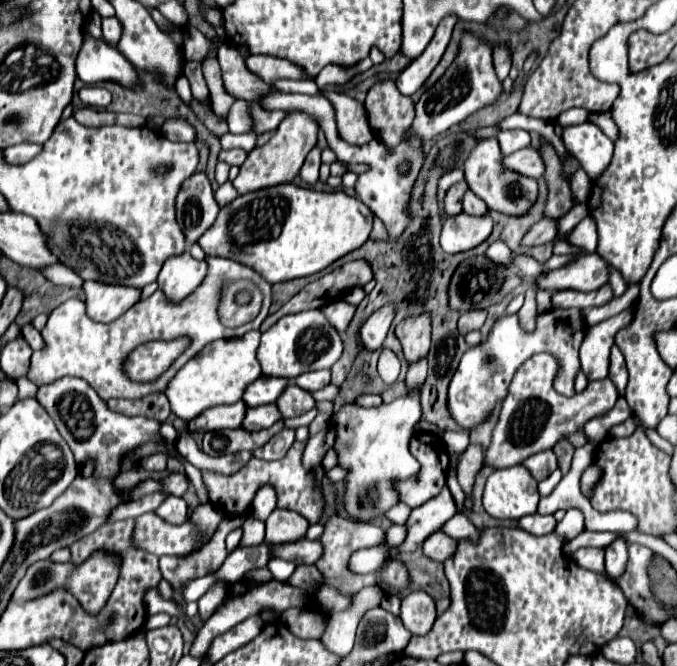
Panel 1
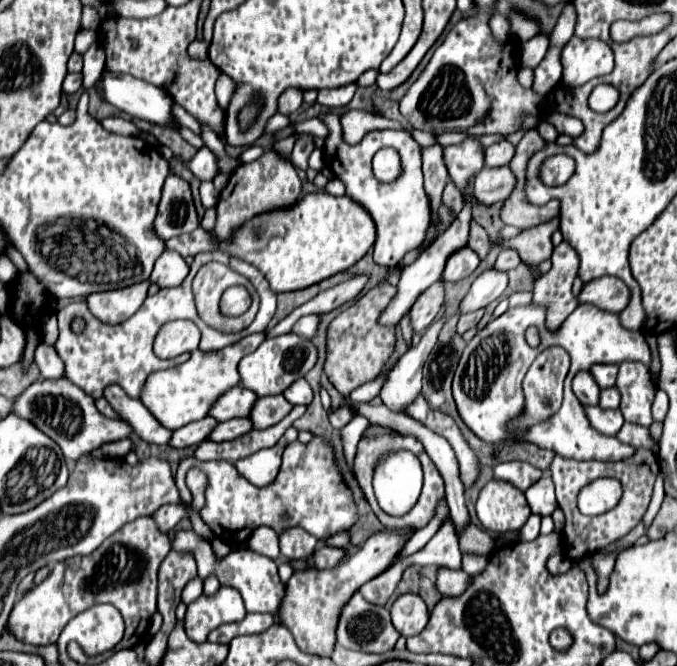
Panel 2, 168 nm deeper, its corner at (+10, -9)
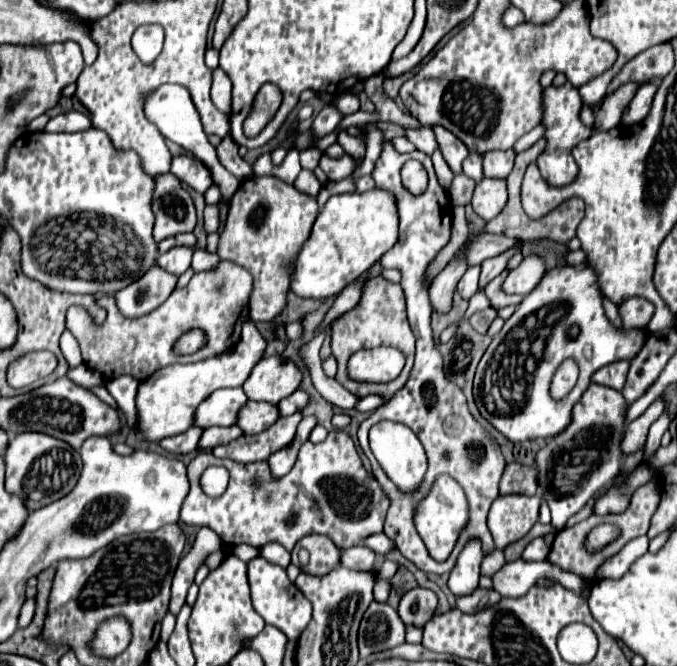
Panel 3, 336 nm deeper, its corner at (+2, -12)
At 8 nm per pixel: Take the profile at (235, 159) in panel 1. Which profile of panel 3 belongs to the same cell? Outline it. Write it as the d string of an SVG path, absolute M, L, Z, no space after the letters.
M174 156L170 172L180 182L186 182L190 188L194 188L200 194L204 194L212 184L210 170L206 170L206 166L198 158L192 158L192 156Z

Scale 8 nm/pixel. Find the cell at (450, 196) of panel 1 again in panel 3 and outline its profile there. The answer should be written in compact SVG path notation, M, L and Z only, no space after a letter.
M456 174L454 180L452 180L452 186L448 188L448 194L450 194L452 204L454 206L460 206L460 204L466 206L466 204L470 204L474 186L476 186L476 182L472 178L468 178L466 174Z

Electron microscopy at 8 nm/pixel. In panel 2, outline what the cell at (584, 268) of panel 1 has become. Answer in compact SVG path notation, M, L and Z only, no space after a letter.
M598 277L596 281L584 283L580 293L578 293L580 303L594 303L596 307L610 311L610 313L620 313L628 305L628 299L630 299L630 291L618 277Z

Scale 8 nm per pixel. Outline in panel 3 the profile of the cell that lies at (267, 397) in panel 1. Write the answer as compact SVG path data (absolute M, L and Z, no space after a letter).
M226 388L210 394L194 414L194 426L232 426L236 422L238 410L248 402L242 388Z

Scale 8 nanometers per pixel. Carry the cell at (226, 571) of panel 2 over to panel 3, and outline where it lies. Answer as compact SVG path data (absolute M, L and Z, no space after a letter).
M258 556L248 562L248 580L250 580L250 590L252 590L254 610L264 618L266 624L280 628L288 636L288 640L298 640L298 636L302 634L302 630L310 622L312 604L288 580L286 570L276 564L270 564L262 556Z

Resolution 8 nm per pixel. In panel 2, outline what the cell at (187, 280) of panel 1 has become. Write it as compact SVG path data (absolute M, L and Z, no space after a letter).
M166 249L156 261L150 281L160 285L160 289L168 289L168 287L178 287L186 279L186 275L188 275L186 261L178 253Z

